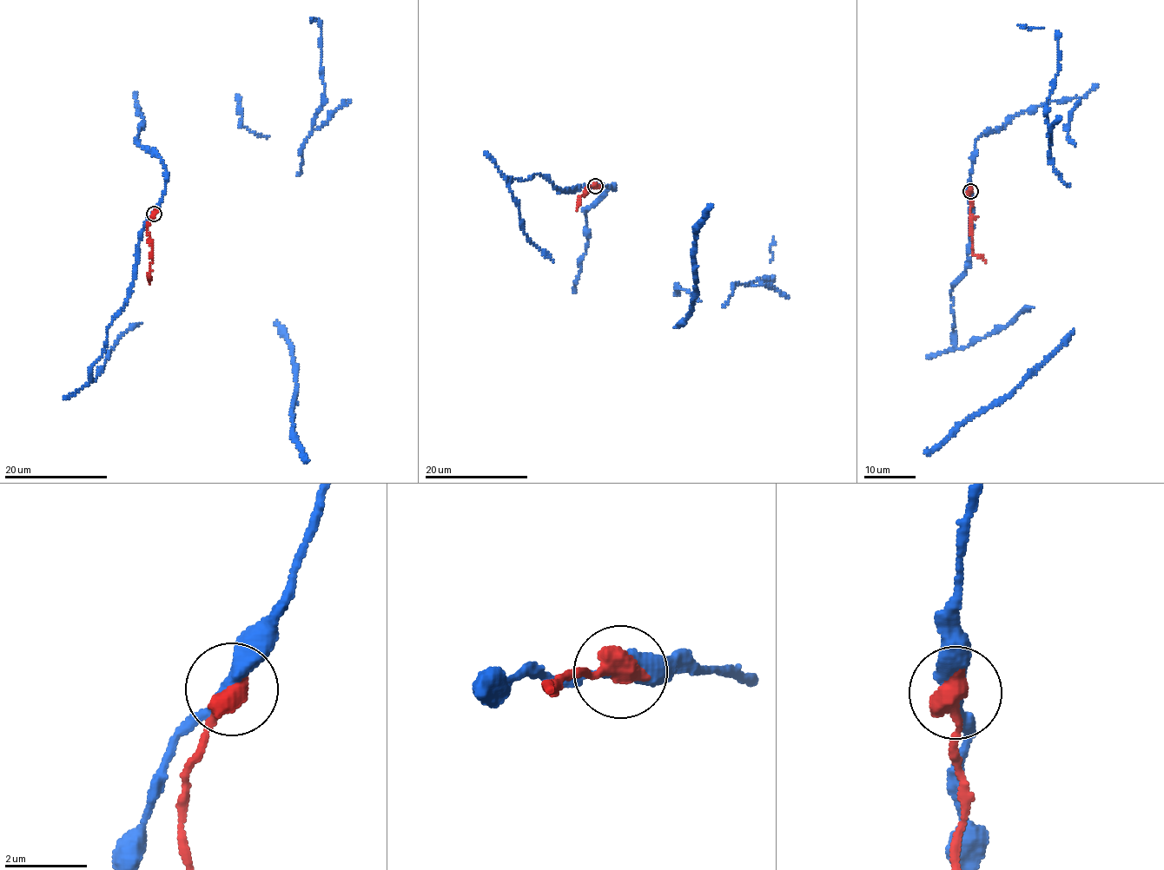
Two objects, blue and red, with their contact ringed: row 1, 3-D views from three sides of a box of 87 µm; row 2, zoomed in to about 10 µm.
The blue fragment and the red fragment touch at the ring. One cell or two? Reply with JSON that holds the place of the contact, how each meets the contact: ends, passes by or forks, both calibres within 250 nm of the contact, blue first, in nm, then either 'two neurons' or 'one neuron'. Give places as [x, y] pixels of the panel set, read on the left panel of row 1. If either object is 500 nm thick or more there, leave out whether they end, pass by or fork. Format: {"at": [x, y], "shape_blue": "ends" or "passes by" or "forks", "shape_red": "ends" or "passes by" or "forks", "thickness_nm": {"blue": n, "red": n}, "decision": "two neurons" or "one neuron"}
{"at": [154, 214], "thickness_nm": {"blue": 320, "red": 600}, "decision": "two neurons"}

